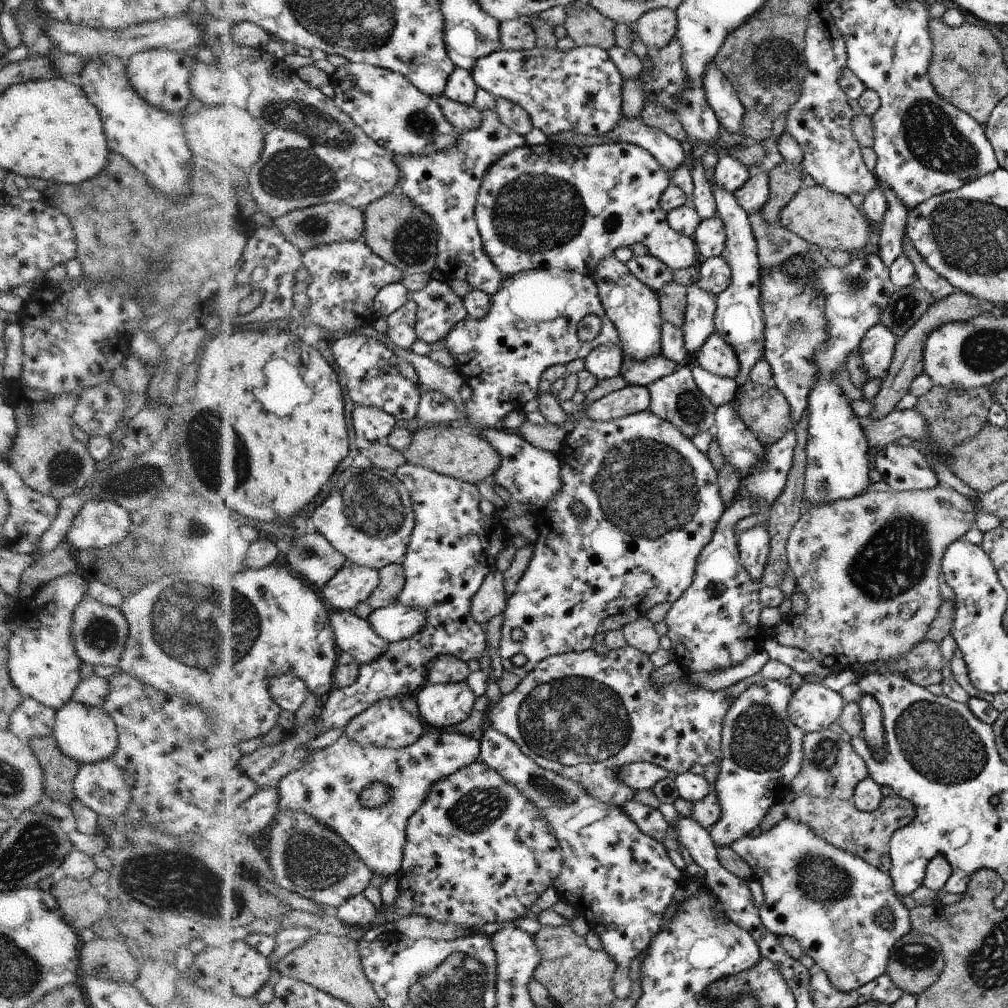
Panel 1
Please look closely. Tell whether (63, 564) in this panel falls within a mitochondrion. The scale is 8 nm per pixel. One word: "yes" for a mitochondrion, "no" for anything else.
no

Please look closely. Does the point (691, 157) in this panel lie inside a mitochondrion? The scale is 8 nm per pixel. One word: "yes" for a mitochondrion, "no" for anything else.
no

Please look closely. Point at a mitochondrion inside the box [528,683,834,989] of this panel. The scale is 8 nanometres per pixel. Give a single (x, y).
(761, 741)

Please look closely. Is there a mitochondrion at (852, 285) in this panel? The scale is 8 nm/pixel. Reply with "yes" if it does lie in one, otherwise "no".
yes

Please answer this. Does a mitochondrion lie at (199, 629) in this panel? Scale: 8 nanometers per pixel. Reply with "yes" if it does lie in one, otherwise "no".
yes

